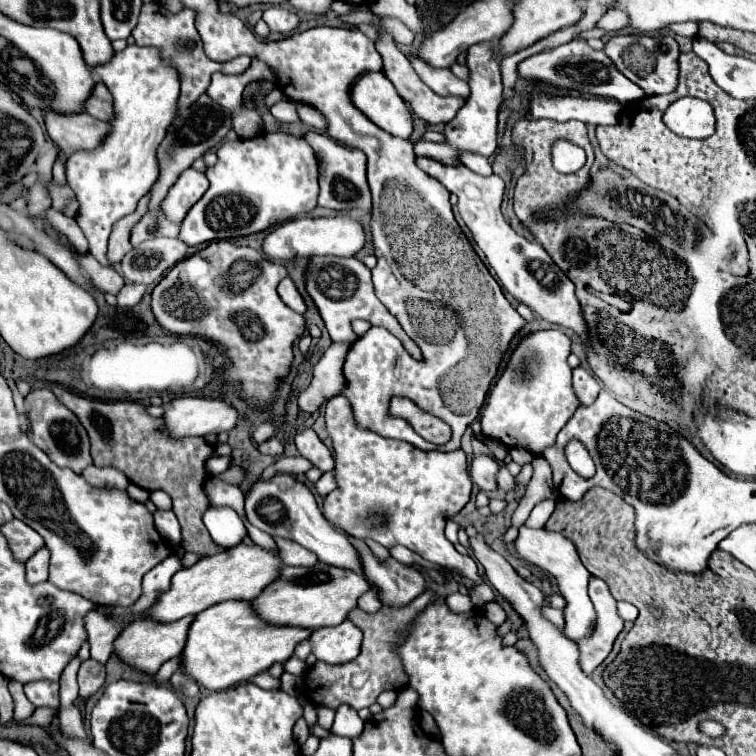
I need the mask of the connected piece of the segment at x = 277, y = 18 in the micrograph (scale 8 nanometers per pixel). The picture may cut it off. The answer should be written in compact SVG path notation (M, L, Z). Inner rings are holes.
M272 5L264 11L262 19L266 21L266 25L270 27L270 31L276 31L276 33L290 33L298 27L300 19L294 11L290 9L284 9L280 5Z

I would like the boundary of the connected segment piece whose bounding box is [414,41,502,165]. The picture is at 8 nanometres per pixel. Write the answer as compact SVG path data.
M492 41L478 43L470 47L470 57L468 57L468 67L470 67L470 97L466 99L466 105L458 111L458 115L446 123L444 135L446 143L432 143L432 141L416 141L414 143L414 153L418 157L430 157L436 161L442 161L446 165L452 165L452 161L458 161L460 151L472 151L490 157L498 147L497 124L498 107L501 104L501 82L502 75L498 69L498 63L494 59L494 45Z

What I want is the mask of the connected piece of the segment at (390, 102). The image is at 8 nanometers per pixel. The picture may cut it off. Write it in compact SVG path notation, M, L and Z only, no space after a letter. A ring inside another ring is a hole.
M364 73L350 91L350 101L374 125L400 139L410 139L412 113L384 73Z

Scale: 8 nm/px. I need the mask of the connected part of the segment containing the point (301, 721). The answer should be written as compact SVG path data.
M304 717L299 718L295 723L293 727L293 734L300 745L302 745L309 737L309 727Z

